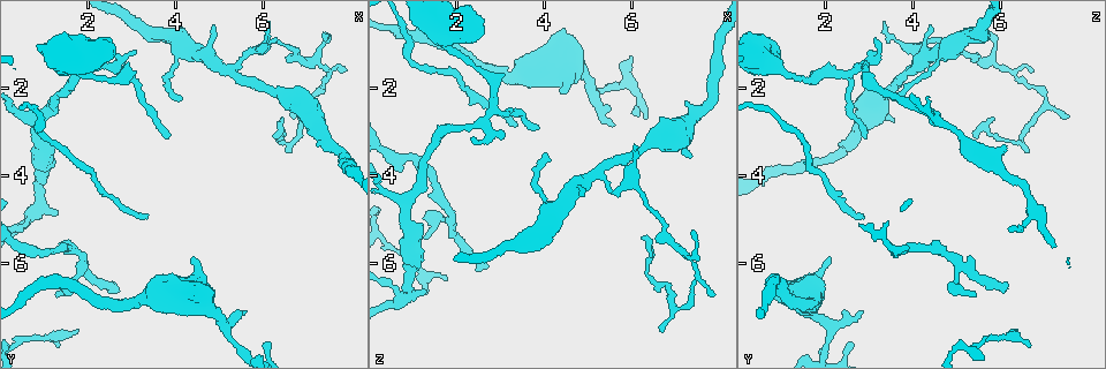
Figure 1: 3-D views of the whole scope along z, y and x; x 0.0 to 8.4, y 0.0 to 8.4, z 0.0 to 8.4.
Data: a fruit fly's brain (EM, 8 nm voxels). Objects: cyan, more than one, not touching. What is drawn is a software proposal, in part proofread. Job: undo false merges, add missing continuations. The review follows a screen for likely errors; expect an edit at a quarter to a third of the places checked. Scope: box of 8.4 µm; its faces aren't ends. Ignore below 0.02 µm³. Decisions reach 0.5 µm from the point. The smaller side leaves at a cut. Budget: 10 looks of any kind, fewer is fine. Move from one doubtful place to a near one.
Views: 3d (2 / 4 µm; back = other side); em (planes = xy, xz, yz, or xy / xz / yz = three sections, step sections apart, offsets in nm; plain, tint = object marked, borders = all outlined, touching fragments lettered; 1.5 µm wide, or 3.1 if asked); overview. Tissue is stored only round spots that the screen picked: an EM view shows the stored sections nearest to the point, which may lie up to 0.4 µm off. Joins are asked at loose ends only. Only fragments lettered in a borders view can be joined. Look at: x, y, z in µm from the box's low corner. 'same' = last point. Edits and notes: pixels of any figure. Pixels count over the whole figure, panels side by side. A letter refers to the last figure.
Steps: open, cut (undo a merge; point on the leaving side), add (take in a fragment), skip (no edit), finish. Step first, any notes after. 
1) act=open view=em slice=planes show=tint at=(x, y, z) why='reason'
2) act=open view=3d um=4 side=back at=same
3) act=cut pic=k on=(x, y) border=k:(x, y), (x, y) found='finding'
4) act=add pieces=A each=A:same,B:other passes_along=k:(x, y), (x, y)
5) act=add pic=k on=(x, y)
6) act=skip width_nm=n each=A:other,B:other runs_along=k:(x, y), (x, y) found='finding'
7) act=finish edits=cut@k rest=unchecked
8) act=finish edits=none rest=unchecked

act=open view=em slice=yz step=4 show=tint at=(5.60, 7.10, 2.80) why='branch stops here'

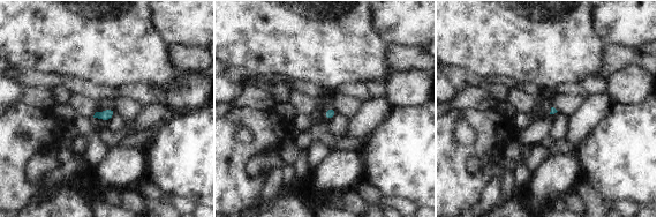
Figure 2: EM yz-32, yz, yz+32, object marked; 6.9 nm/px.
act=open view=em slice=planes show=borders at=same why='another direction'

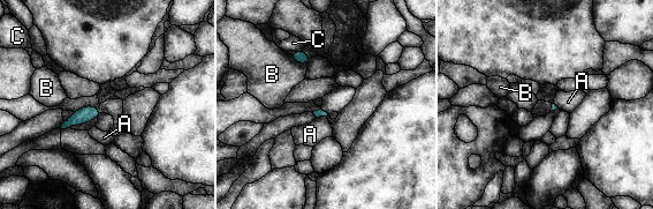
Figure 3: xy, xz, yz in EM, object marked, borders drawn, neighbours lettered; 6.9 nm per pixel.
act=skip each=A:other,B:other,C:other border=3:(326, 116), (316, 118) found='no lettered fragment goes on from it'

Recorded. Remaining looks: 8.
act=open view=3d um=2 at=(2.70, 6.60, 6.10)

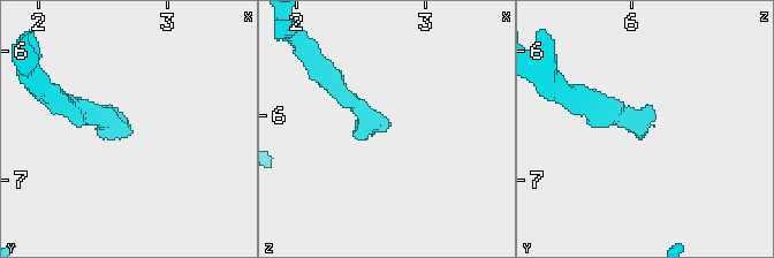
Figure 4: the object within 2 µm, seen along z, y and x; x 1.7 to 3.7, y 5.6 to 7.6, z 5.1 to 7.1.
act=open view=em slice=planes show=borders at=(2.72, 6.64, 6.08)

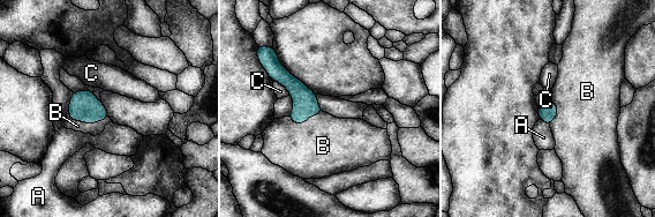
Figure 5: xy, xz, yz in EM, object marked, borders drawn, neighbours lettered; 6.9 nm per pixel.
act=add pieces=B longest_contact=B:300nm each=A:other,B:same,C:other passes_along=5:(84, 106), (85, 122), (77, 126) found='it goes on there'

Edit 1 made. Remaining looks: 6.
act=open view=em slice=xz step=8 show=tint at=(6.25, 3.05, 5.35) why='free end'

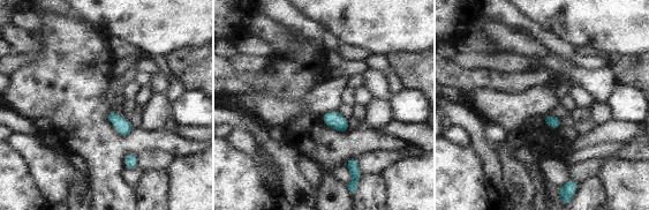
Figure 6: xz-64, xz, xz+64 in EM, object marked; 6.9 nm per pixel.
act=open view=em slice=planes show=borders at=same

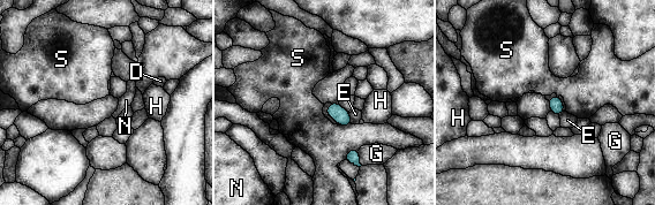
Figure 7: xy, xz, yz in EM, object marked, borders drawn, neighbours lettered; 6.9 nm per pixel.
act=skip each=D:other,E:other,G:other,H:other,N:other,S:other found='none of them fits'

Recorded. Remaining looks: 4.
act=open view=em slice=planes show=borders at=(7.85, 1.55, 6.75) why='thin end'

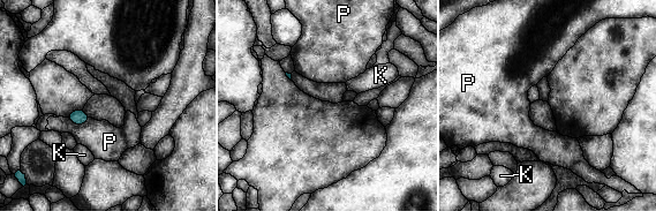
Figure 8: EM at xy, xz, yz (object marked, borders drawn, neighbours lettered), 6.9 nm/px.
act=skip each=K:other,P:other border=8:(91, 118), (80, 125), (67, 119) found='no lettered fragment goes on from it'

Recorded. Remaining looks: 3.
act=finish edits=add@5 rest=unchecked

